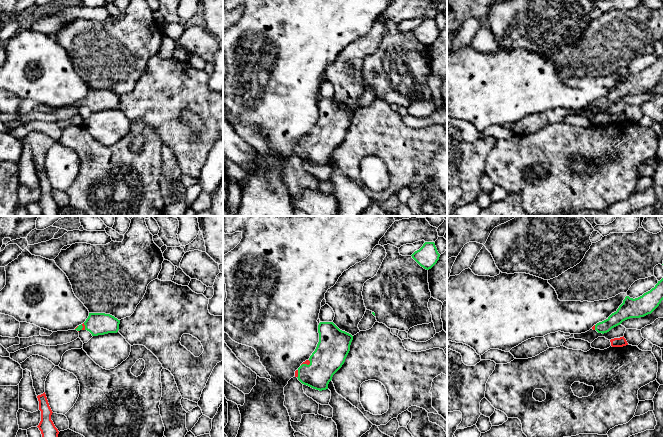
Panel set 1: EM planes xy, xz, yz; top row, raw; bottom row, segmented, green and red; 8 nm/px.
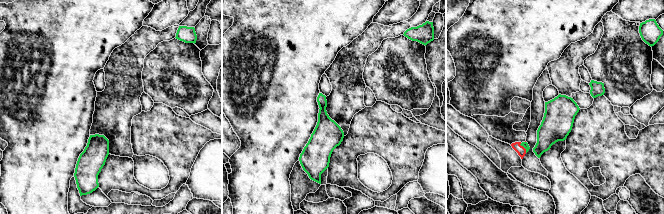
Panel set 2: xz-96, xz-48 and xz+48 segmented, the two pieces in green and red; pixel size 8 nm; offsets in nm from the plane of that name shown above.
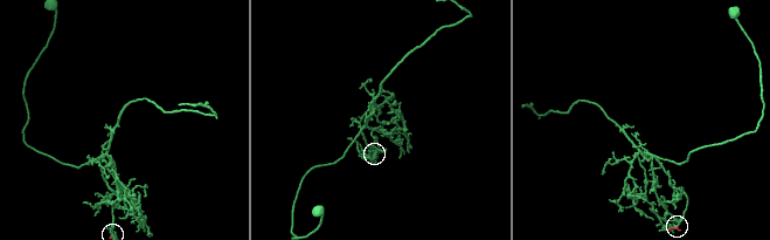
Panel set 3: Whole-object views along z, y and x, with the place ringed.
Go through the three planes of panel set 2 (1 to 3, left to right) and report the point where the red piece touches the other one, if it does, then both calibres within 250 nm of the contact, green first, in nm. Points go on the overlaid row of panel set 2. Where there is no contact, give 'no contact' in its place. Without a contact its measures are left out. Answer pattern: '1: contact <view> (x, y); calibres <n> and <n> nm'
1: no contact
2: no contact
3: contact xz+48 (524, 147); calibres 50 and 70 nm

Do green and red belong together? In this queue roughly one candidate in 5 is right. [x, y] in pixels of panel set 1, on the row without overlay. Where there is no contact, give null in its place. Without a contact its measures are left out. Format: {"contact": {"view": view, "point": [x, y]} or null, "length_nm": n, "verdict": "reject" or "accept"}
{"contact": {"view": "xy", "point": [85, 102]}, "length_nm": 60, "verdict": "accept"}

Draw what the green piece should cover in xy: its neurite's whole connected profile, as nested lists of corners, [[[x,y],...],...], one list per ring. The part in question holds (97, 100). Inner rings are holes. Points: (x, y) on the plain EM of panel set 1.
[[[89,89],[86,97],[77,102],[75,106],[89,107],[92,112],[104,111],[108,109],[117,109],[119,106],[120,96],[110,90]]]

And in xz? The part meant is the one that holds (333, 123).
[[[320,98],[318,101],[319,118],[310,134],[303,138],[295,147],[295,153],[313,165],[322,167],[328,165],[333,151],[342,143],[350,127],[353,112],[340,106],[333,98]]]

